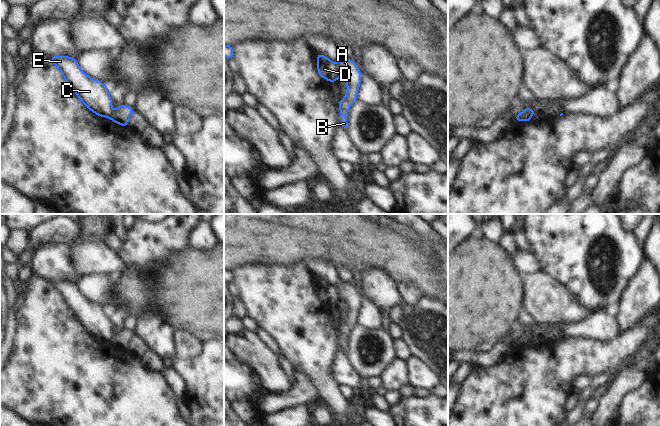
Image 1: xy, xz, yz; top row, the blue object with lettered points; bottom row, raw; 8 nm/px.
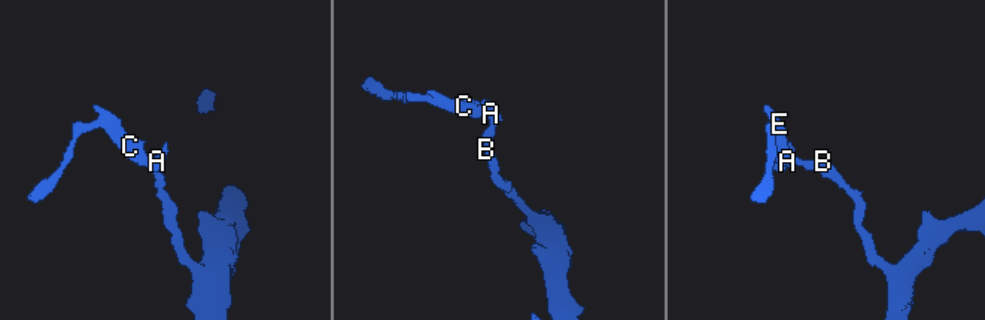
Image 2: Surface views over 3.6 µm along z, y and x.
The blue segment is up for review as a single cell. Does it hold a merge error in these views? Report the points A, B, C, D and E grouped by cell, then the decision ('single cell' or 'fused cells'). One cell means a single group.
A B / C D E; fused cells

